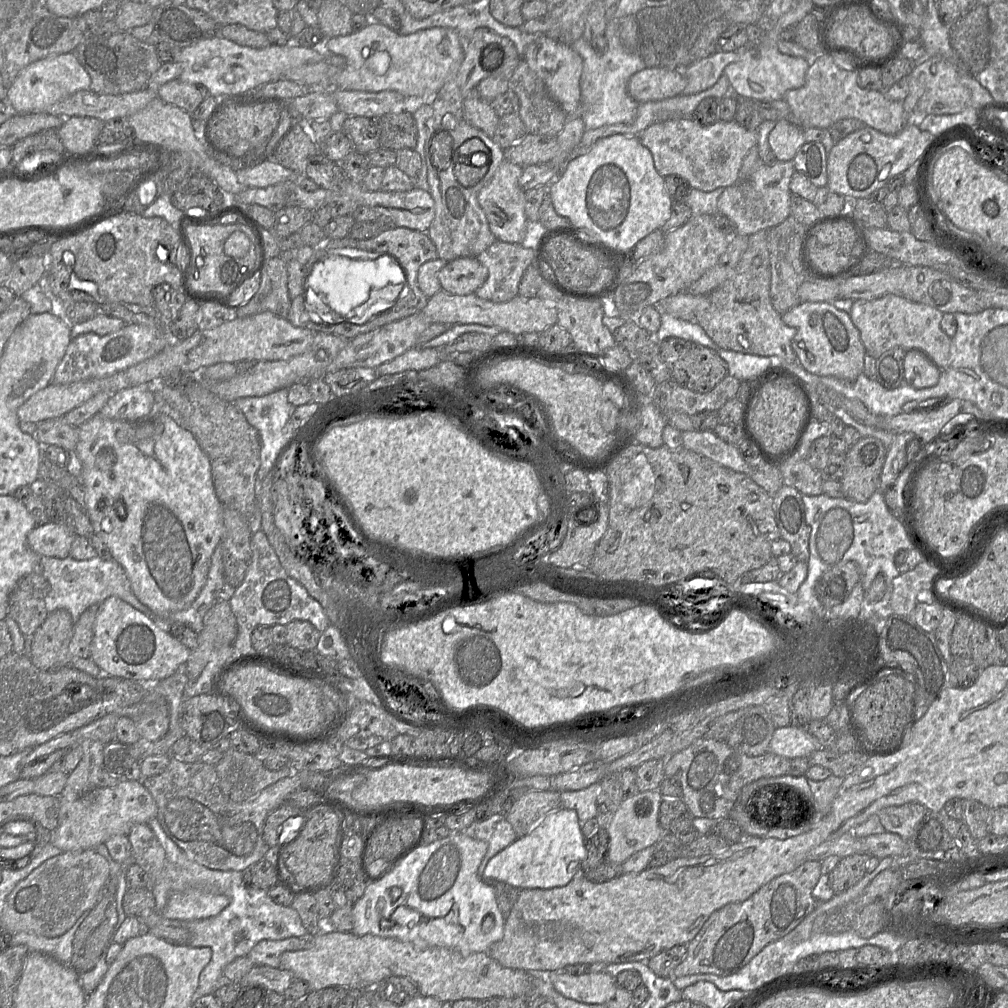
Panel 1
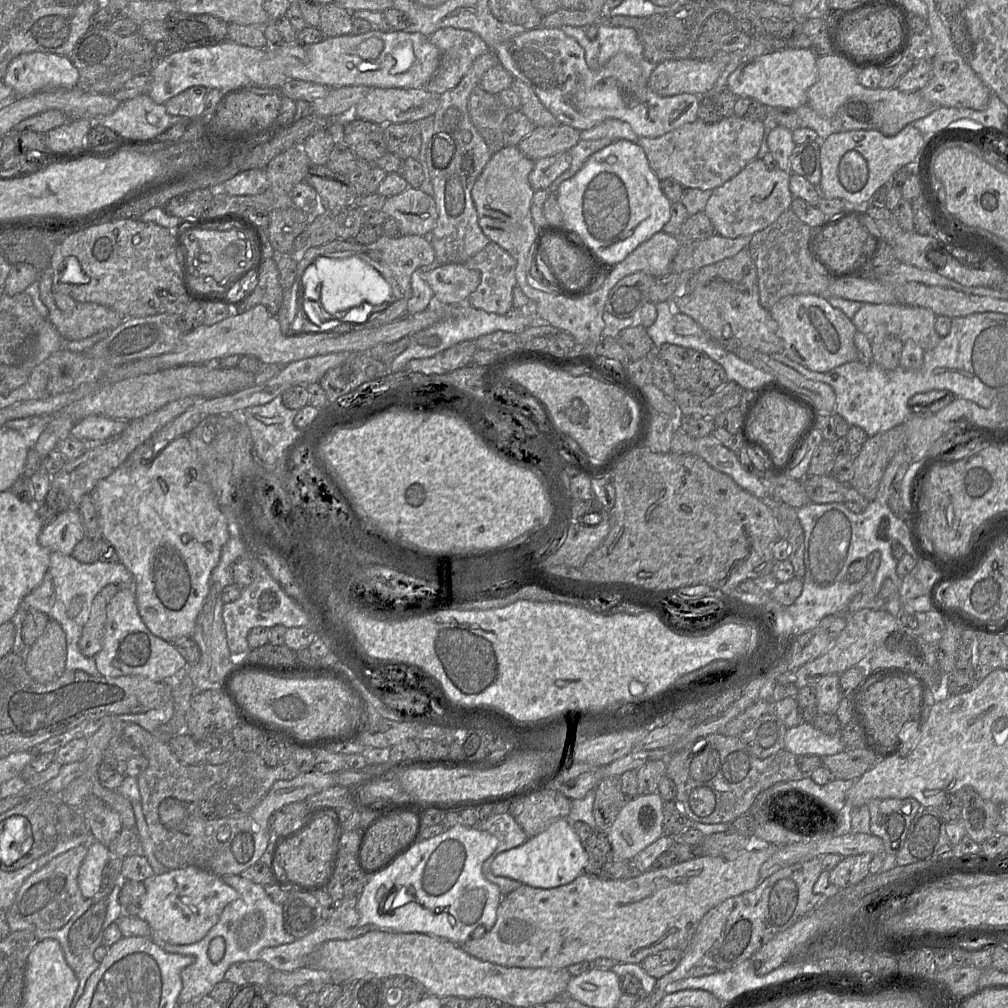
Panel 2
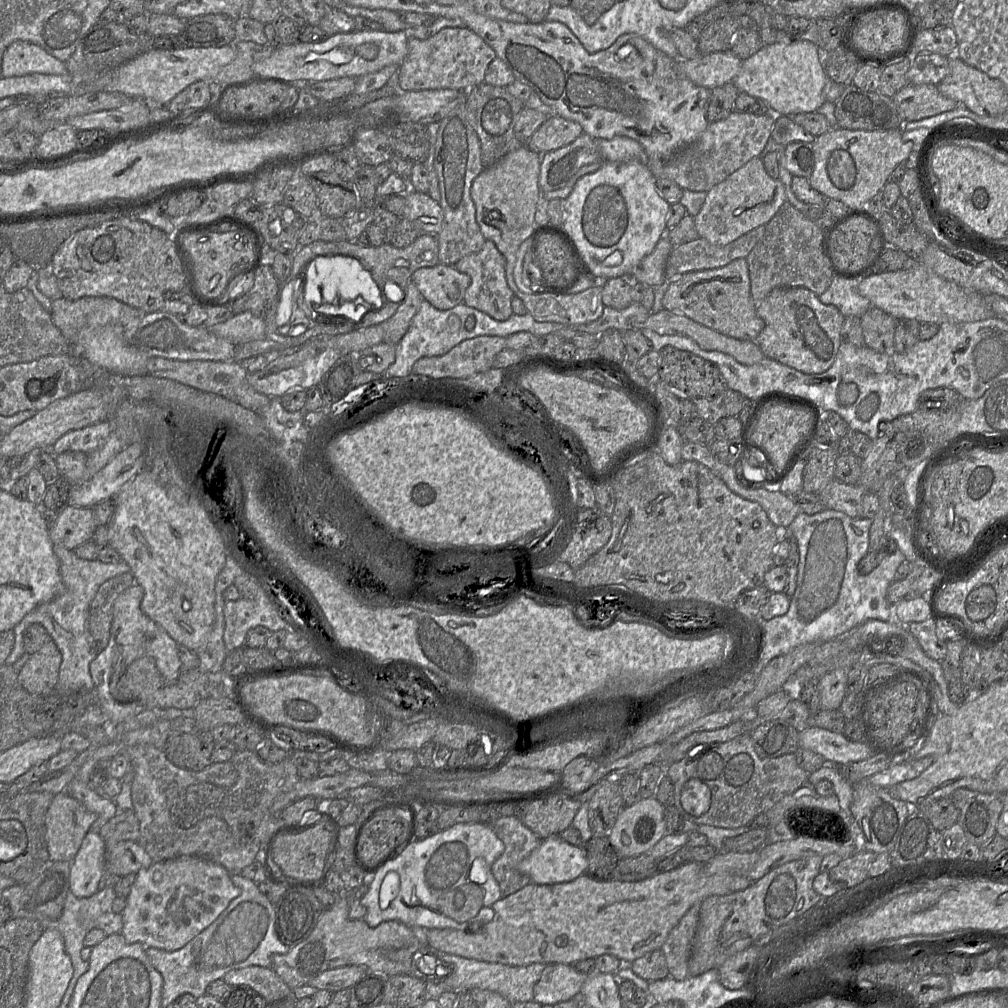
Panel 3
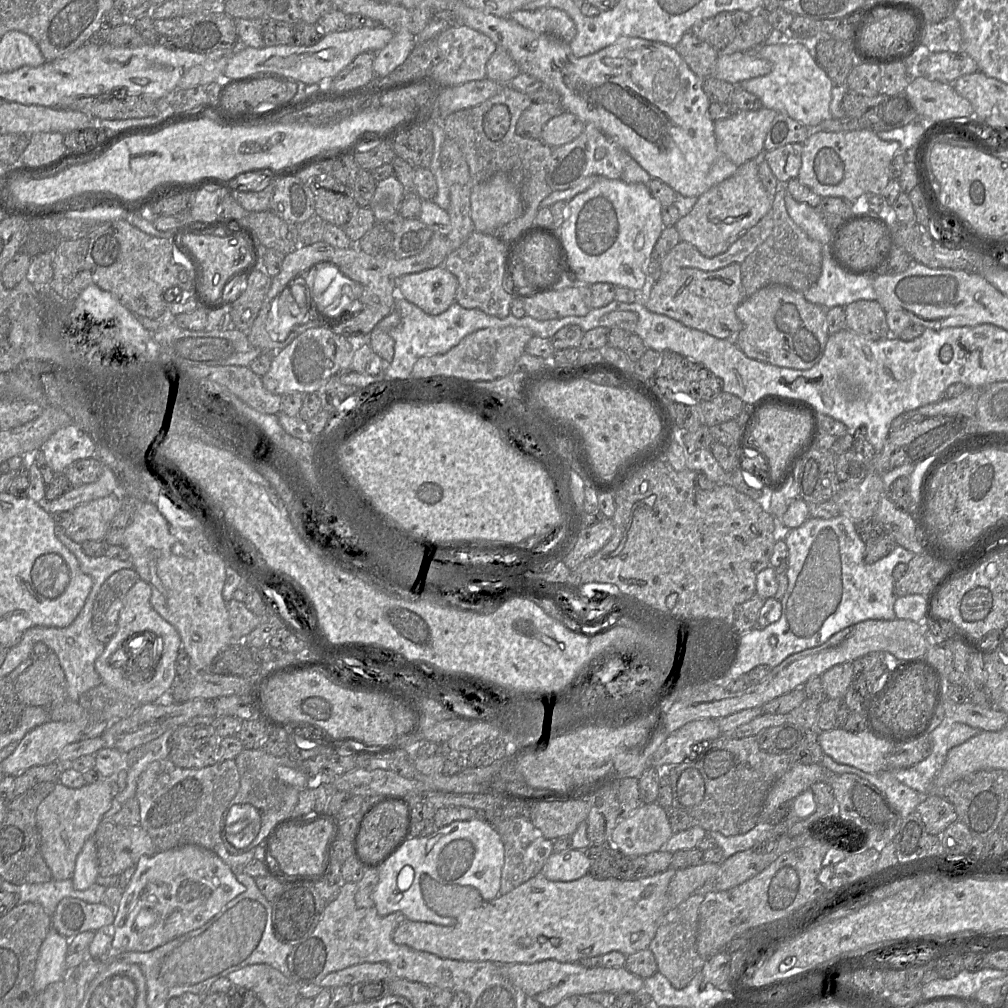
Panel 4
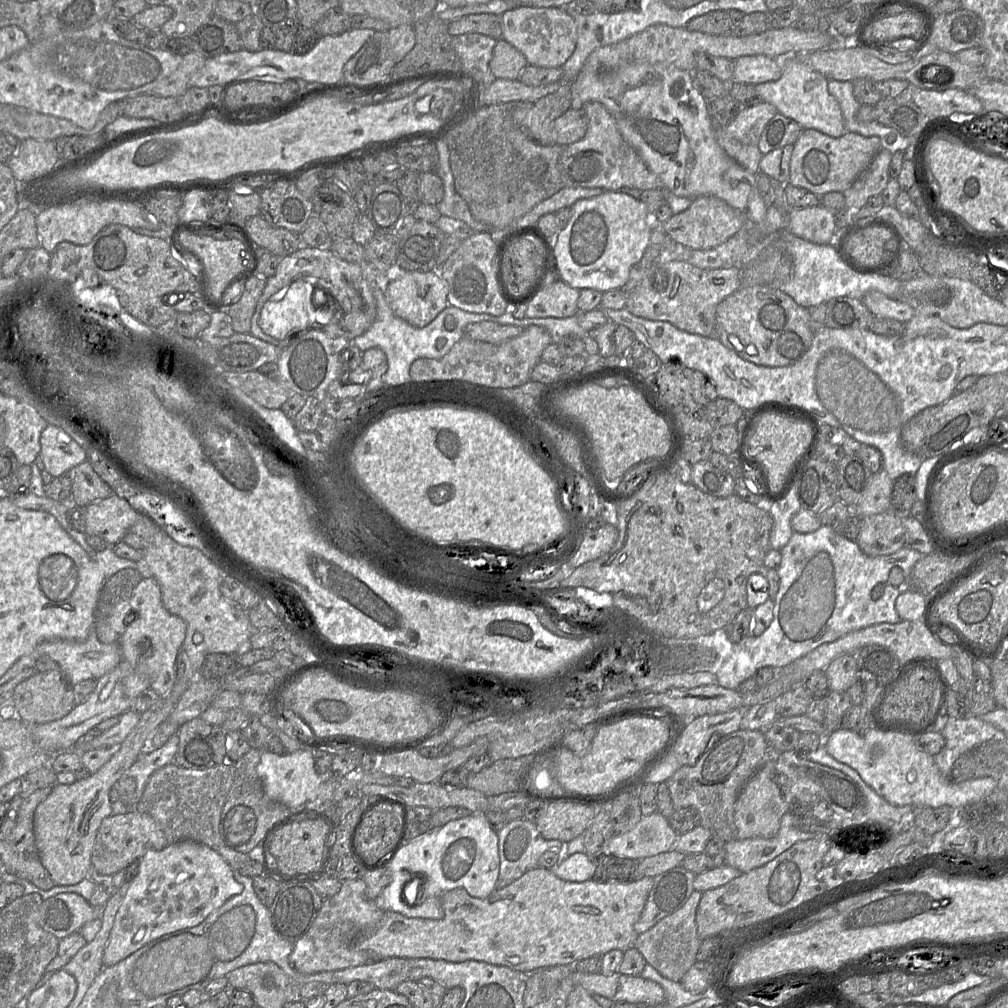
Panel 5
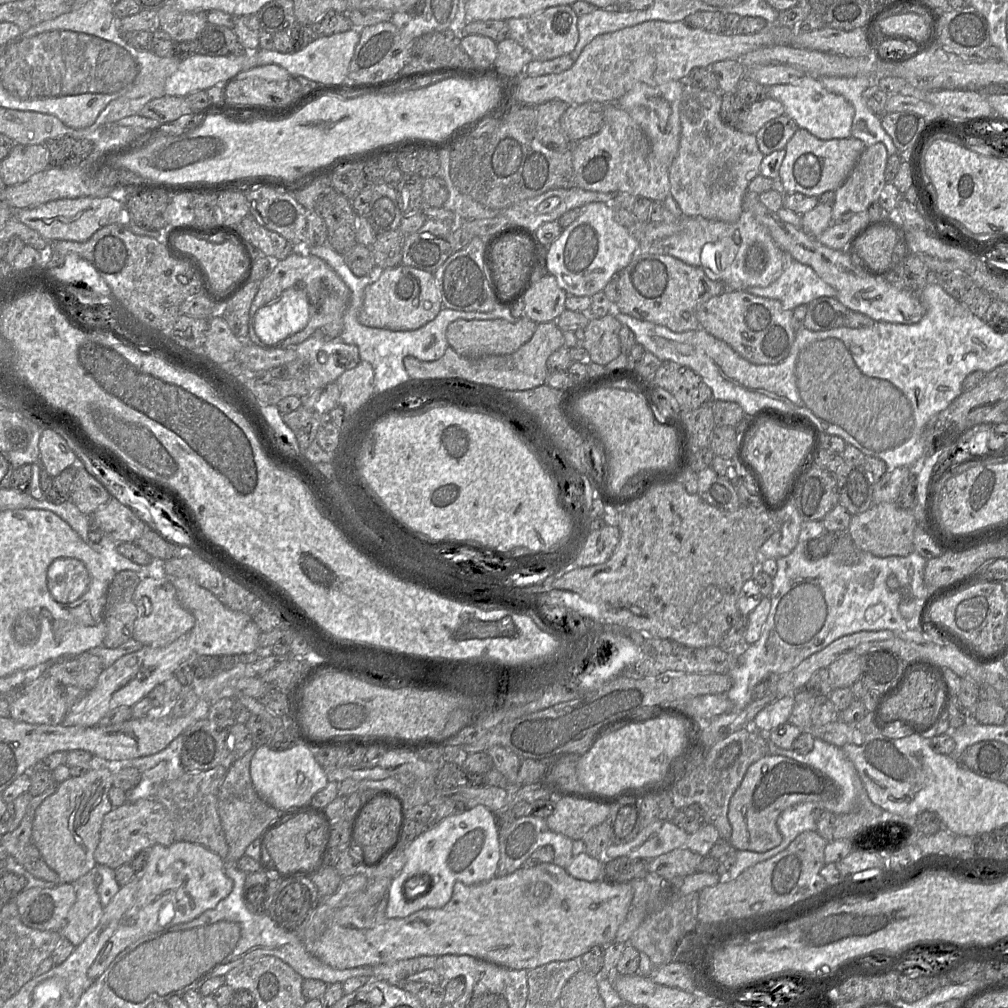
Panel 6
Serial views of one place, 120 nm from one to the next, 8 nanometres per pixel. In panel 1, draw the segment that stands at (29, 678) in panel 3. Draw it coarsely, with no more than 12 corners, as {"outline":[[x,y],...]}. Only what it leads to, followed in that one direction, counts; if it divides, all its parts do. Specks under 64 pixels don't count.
{"outline":[[48,612],[30,660],[41,670],[70,666],[73,621]]}

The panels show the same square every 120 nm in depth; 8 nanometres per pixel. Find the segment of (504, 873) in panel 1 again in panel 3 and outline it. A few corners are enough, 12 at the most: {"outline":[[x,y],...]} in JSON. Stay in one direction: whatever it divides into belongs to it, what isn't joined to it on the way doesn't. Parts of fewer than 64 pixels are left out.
{"outline":[[559,835],[541,840],[517,864],[535,884],[585,874],[583,849]]}

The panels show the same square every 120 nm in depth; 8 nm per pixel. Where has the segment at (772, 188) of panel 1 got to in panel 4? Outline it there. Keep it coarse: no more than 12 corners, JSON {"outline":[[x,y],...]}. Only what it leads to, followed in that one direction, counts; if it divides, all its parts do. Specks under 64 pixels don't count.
{"outline":[[755,160],[674,225],[702,255],[726,251],[771,211]]}

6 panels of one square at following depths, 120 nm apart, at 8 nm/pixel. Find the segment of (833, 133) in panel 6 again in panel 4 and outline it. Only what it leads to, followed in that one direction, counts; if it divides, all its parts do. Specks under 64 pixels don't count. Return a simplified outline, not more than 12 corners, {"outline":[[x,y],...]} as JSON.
{"outline":[[809,43],[763,44],[767,75],[735,86],[810,129],[834,84]]}

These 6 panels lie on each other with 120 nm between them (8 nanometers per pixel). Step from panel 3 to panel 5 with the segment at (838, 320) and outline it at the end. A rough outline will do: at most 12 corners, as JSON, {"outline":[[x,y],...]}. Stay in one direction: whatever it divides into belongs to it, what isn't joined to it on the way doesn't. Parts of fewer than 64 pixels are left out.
{"outline":[[741,286],[716,307],[716,337],[742,359],[799,362],[808,308],[777,286]]}

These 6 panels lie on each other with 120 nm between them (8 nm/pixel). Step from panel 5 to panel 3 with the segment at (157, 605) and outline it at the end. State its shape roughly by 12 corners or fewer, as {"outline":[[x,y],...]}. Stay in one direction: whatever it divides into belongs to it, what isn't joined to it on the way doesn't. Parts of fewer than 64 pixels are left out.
{"outline":[[137,583],[113,604],[108,644],[90,663],[108,725],[144,709],[110,690],[143,656],[166,681],[182,672],[178,643],[142,612]]}

